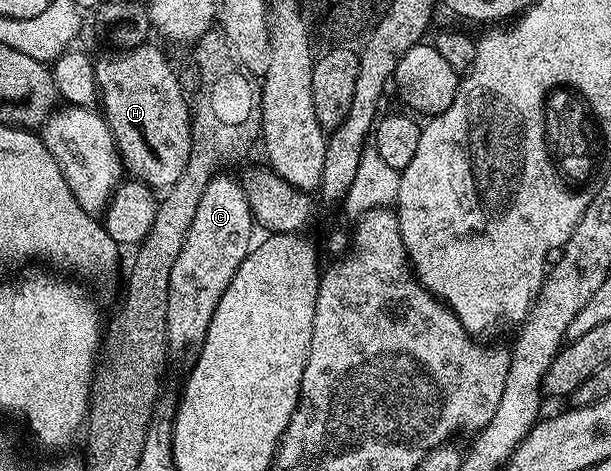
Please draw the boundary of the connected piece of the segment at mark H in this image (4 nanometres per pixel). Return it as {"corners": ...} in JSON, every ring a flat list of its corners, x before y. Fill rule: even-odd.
{"corners":[[152,44,108,51,105,57,97,56,94,62,98,105,114,135,127,176,149,185,153,191,164,191,186,171,190,159,192,114,189,98,188,101,184,98,167,55]]}

